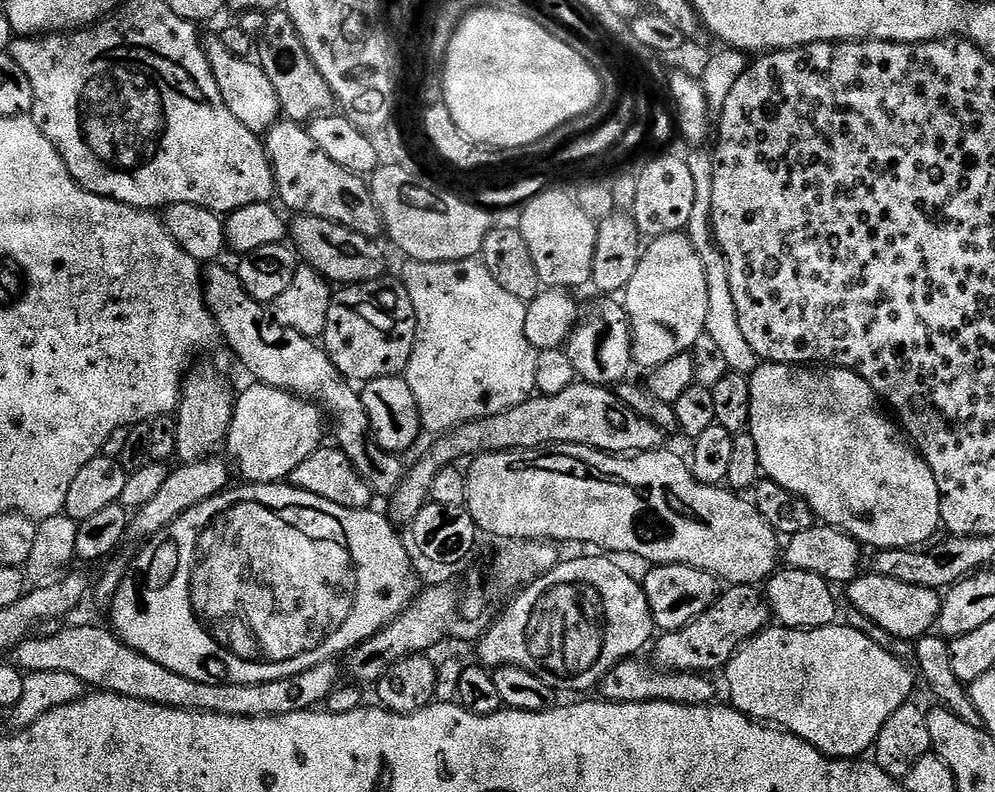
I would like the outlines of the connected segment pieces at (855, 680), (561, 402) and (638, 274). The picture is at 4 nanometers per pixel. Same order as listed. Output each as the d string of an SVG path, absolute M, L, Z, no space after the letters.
M840 622L826 626L825 628L786 628L783 626L769 626L764 631L759 632L754 638L750 638L739 648L730 658L726 665L728 672L728 696L731 707L757 722L767 722L772 726L779 726L785 732L792 732L798 738L802 738L810 746L814 746L823 752L825 756L837 759L857 759L867 749L868 751L875 745L878 734L881 733L882 726L886 724L886 719L890 718L894 711L900 709L911 699L912 688L908 685L909 667L894 658L892 654L887 654L886 650L878 646L876 642L867 638L861 631L854 630L847 624Z
M577 382L566 386L562 394L533 395L532 399L502 414L464 424L437 440L440 441L413 468L411 465L405 471L404 481L392 493L390 516L393 521L411 522L429 503L430 482L434 482L434 474L455 465L459 456L472 458L485 452L518 452L525 448L546 448L550 444L581 444L609 454L639 454L657 451L666 436L654 426L654 422L646 422L646 418L634 414L634 410L623 404L611 387Z
M675 232L665 236L657 236L652 244L643 249L638 270L634 270L634 278L630 278L628 287L622 293L624 311L628 313L628 326L632 329L632 359L644 370L662 366L662 362L670 362L670 358L678 358L683 352L691 353L704 335L706 326L706 310L710 307L710 294L706 290L706 270L702 266L702 258L698 258L698 250L689 242L684 232Z

